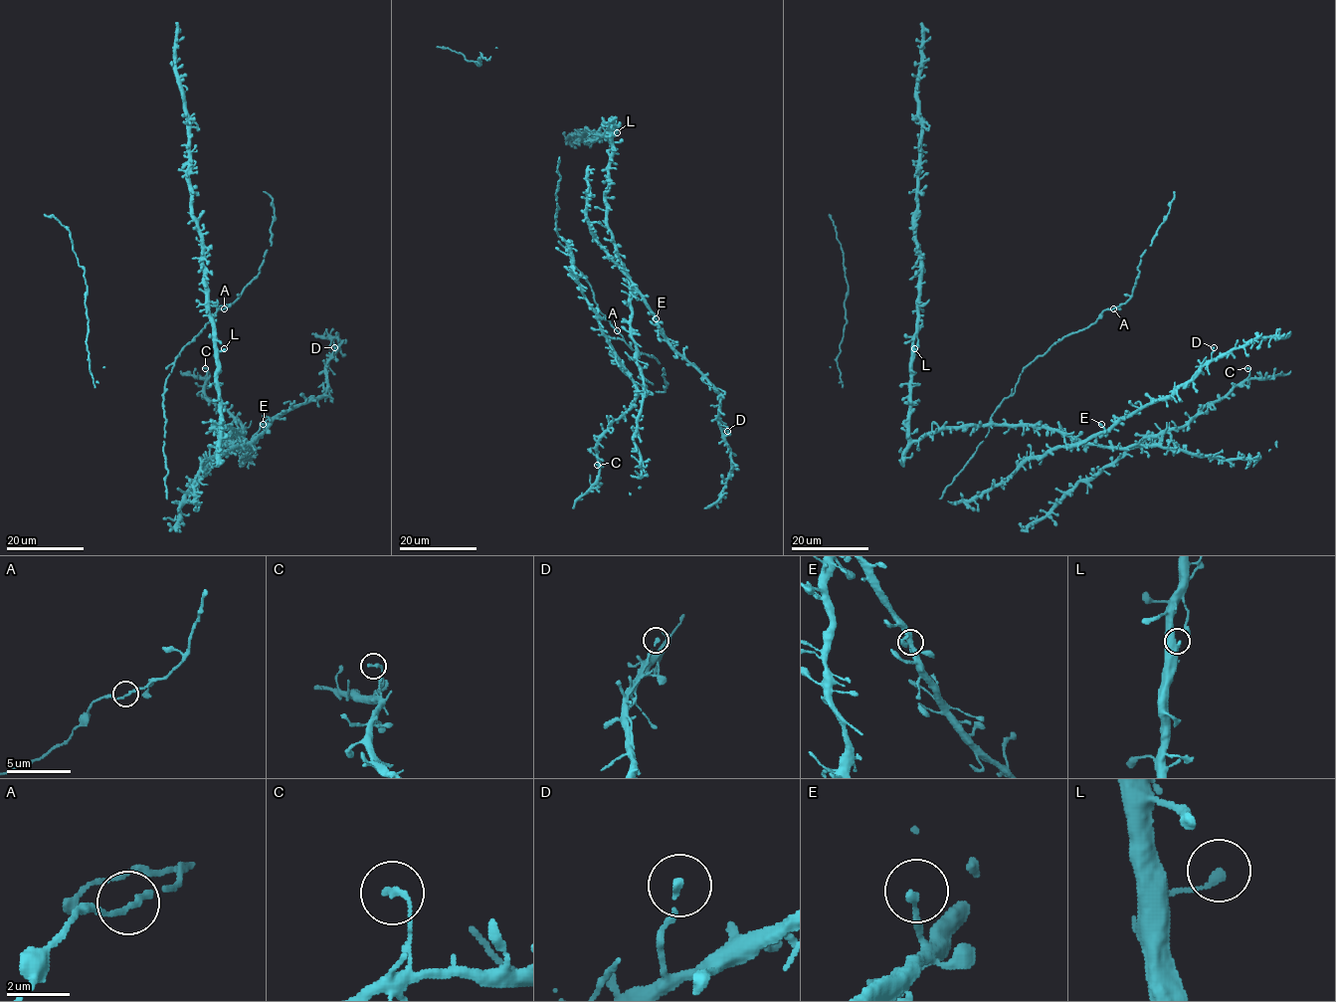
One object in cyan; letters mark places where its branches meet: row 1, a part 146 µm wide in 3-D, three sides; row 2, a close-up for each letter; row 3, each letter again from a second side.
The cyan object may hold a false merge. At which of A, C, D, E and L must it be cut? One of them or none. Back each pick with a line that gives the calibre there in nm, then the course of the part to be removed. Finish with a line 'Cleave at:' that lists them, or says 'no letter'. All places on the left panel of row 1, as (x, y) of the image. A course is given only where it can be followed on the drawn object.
Cleave at: no letter

